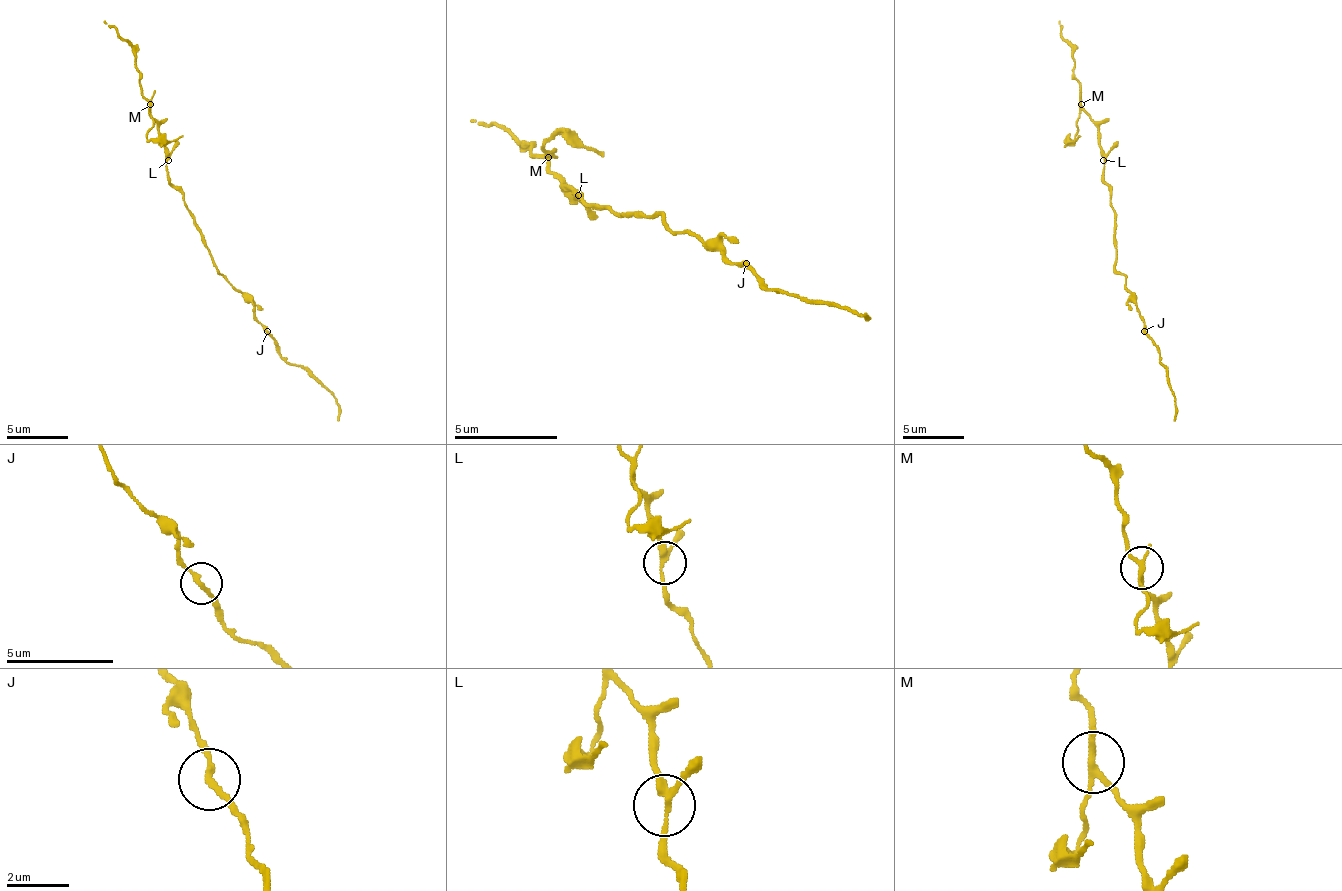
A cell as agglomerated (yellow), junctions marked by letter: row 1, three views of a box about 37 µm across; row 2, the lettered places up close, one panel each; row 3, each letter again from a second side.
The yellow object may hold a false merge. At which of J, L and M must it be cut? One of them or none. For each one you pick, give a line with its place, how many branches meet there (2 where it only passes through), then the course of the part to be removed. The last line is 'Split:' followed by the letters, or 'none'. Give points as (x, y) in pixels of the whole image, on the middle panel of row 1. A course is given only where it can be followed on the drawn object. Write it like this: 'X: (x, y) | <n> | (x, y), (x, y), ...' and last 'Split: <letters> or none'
M: (548, 157) | 3 | (547, 158), (547, 143), (573, 132), (604, 158)
Split: M

